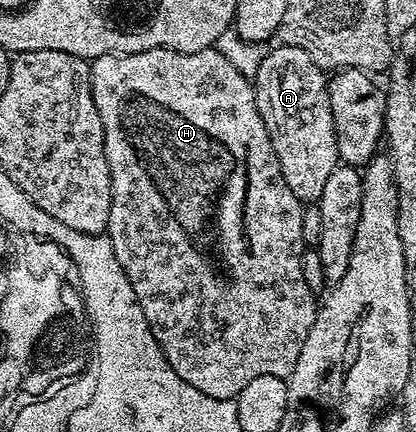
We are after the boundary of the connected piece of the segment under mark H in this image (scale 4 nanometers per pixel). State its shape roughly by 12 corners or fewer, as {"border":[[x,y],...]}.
{"border":[[98,56],[105,235],[168,366],[291,376],[318,304],[252,80]]}

